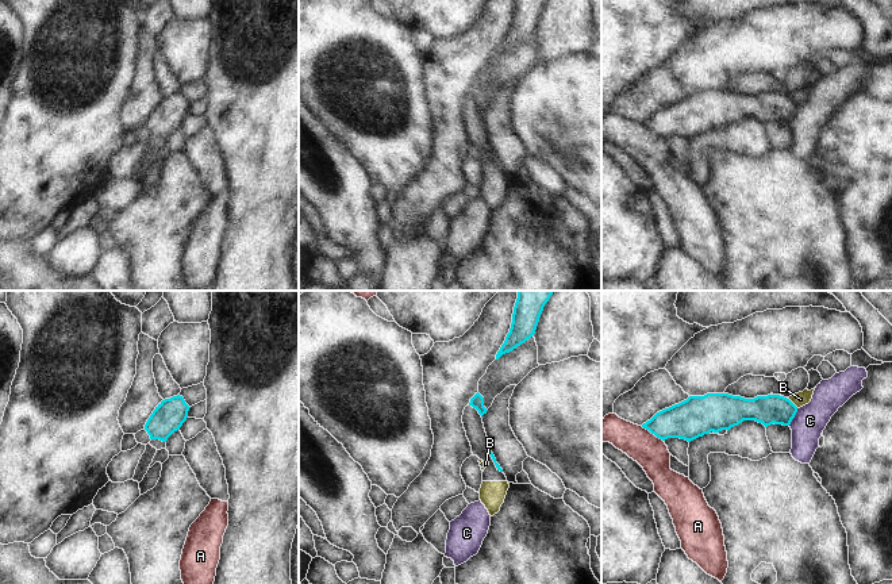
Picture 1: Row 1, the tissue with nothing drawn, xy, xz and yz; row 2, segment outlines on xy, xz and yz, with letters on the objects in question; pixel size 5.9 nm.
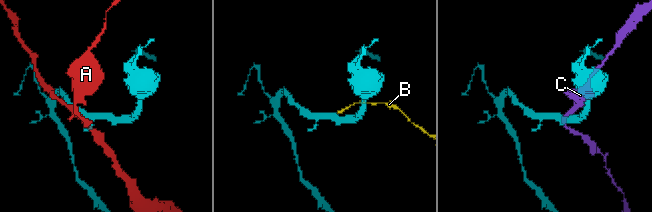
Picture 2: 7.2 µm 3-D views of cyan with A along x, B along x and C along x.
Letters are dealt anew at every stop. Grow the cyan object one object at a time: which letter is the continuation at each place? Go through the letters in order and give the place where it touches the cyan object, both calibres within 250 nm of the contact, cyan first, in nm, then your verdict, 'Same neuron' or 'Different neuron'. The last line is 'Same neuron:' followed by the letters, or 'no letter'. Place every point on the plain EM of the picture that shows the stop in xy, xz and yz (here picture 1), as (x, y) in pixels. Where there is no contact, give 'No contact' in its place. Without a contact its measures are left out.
A: Touches cyan at yz (652, 130). Thickness 240 nm (cyan) against 200 nm. Different neuron
B: Touches cyan at yz (791, 99). Thickness 180 nm (cyan) against 90 nm. Different neuron
C: Touches cyan at yz (794, 114). Thickness 180 nm (cyan) against 190 nm. Different neuron
Same neuron: no letter.

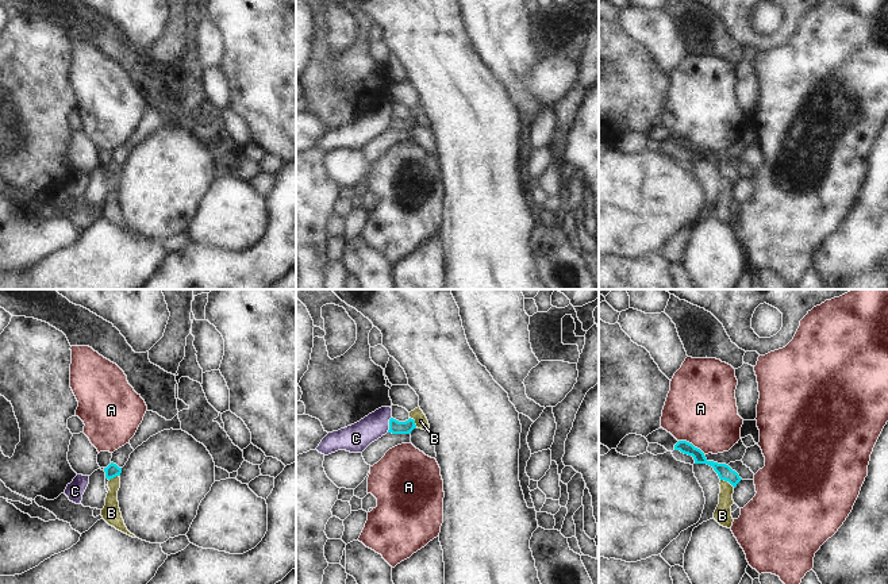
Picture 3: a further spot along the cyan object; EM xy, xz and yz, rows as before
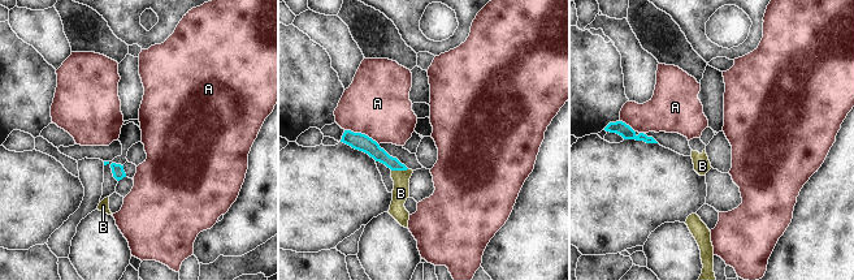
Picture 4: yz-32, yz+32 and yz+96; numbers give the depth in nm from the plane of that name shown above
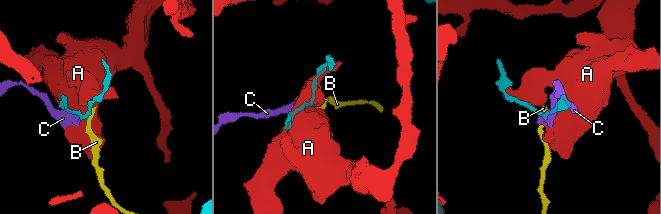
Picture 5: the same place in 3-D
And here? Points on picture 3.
A: Touches cyan at yz (691, 141). Thickness 90 nm (cyan) against 420 nm. Different neuron
B: Touches cyan at yz (727, 177). Thickness 90 nm (cyan) against 100 nm. Different neuron
C: Touches cyan at xz (389, 122). Thickness 80 nm (cyan) against 170 nm. Different neuron
Same neuron: no letter.

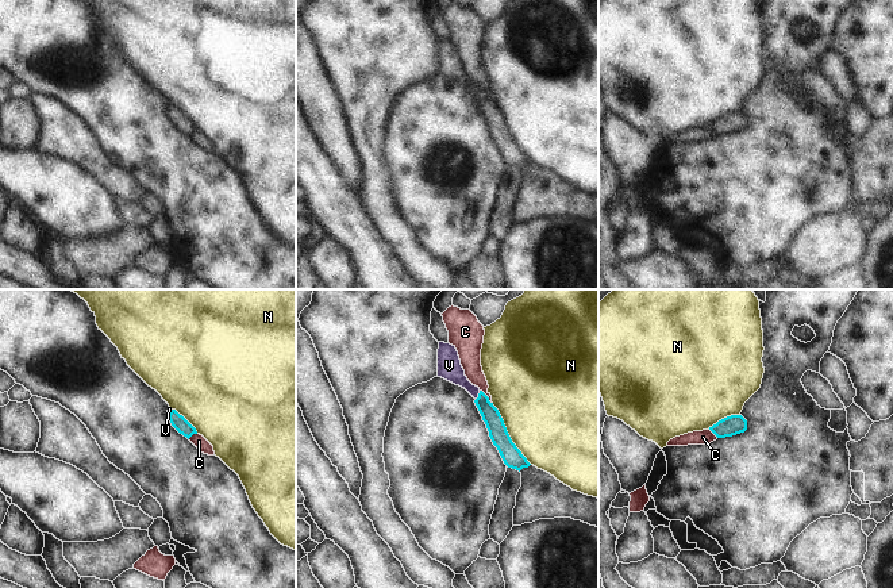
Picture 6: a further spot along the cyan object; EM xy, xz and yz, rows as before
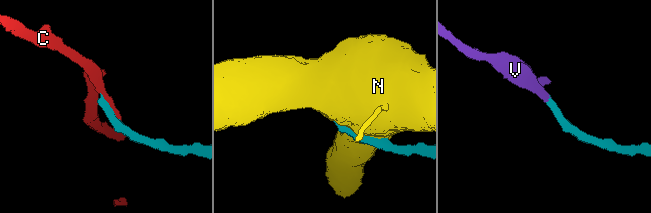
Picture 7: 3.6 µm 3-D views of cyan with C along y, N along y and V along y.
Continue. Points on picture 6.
C: Touches cyan at xz (487, 93). Thickness 110 nm (cyan) against 130 nm. Different neuron
N: Touches cyan at xz (507, 130). Thickness 120 nm (cyan) against 480 nm. Different neuron
V: Touches cyan at xz (478, 92). Thickness 110 nm (cyan) against 140 nm. Same neuron
Same neuron: V.

